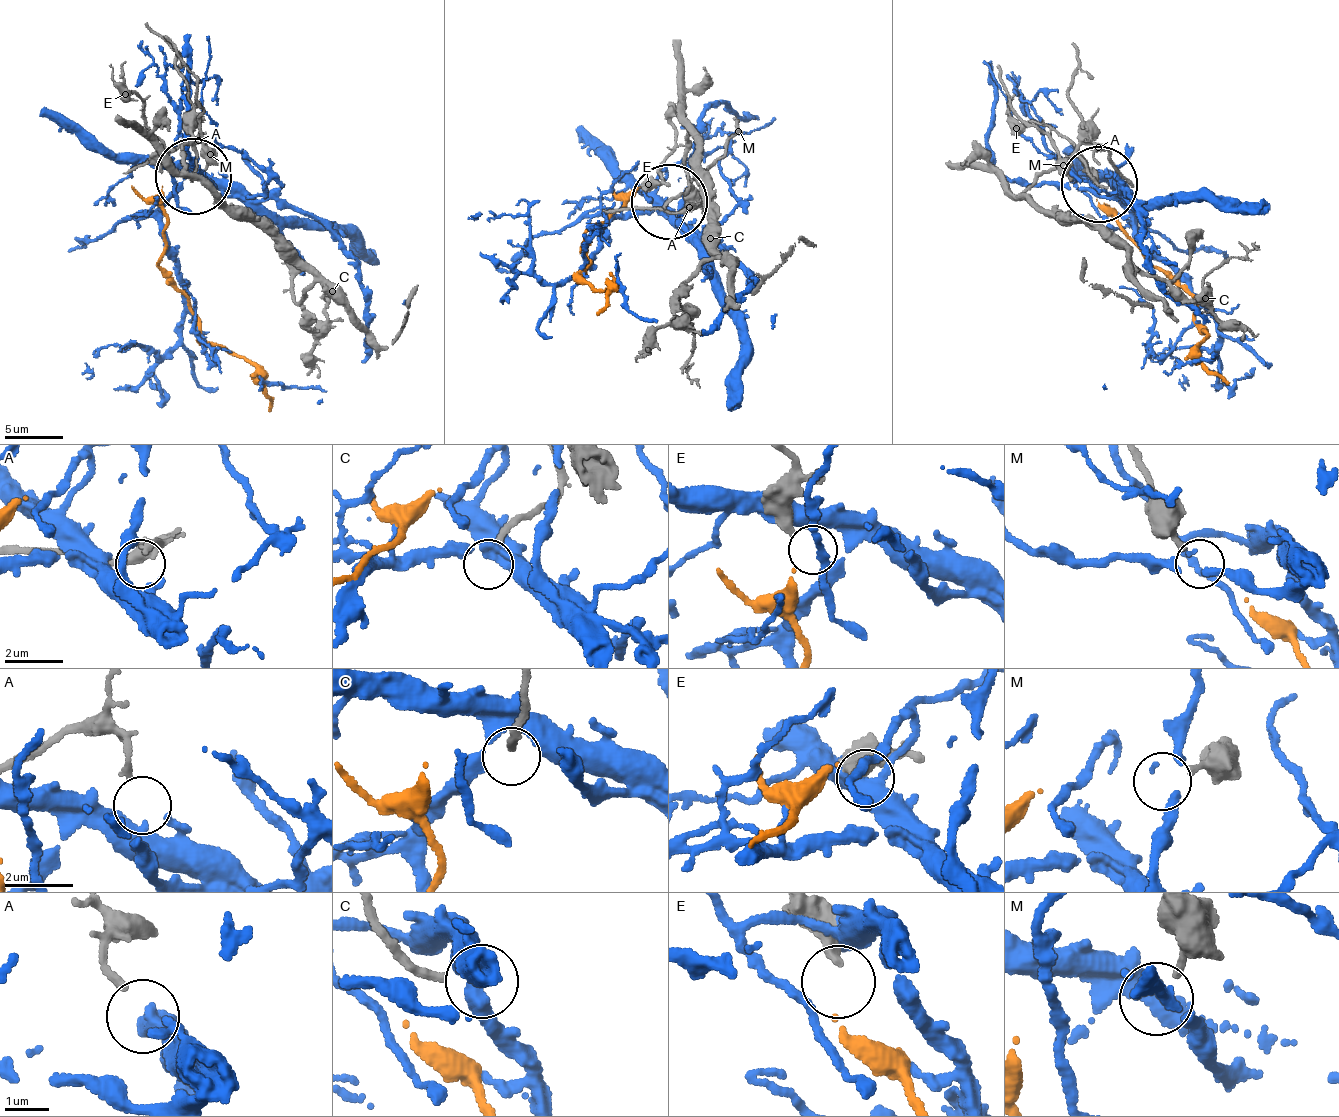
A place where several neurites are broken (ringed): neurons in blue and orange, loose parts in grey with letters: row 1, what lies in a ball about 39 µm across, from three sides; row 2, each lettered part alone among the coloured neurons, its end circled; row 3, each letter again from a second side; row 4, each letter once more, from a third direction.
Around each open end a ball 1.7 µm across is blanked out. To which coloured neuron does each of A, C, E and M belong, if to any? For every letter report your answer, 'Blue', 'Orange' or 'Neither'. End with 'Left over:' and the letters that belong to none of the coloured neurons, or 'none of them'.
A: Blue
C: Neither
E: Neither
M: Neither
Left over: C, E, M

